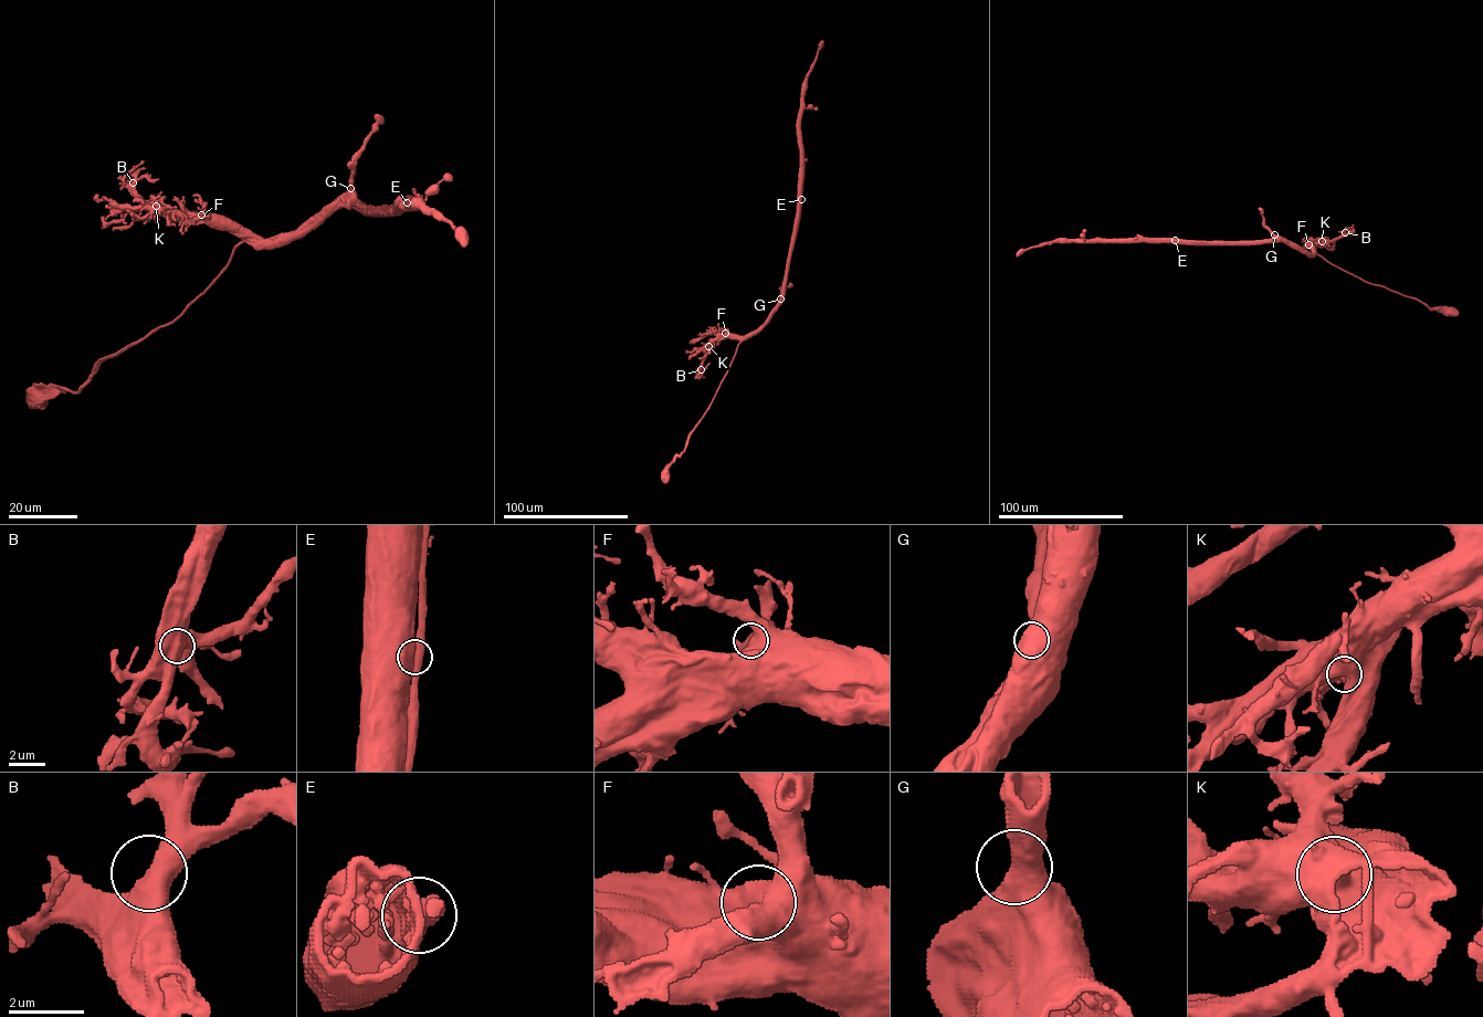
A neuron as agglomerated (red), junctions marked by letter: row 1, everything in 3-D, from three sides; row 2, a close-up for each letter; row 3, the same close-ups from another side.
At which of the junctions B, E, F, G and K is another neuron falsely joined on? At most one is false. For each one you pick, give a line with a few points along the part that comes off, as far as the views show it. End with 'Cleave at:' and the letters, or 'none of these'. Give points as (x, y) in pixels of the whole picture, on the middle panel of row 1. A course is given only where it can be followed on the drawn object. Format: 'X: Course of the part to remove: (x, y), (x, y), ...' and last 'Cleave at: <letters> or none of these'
E: Course of the part to remove: (801, 199), (795, 240)
Cleave at: E

